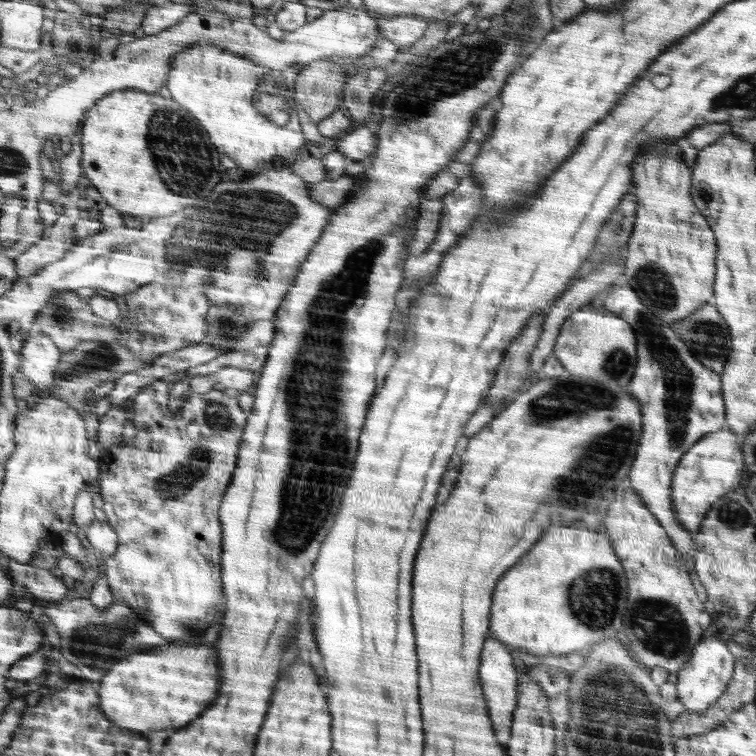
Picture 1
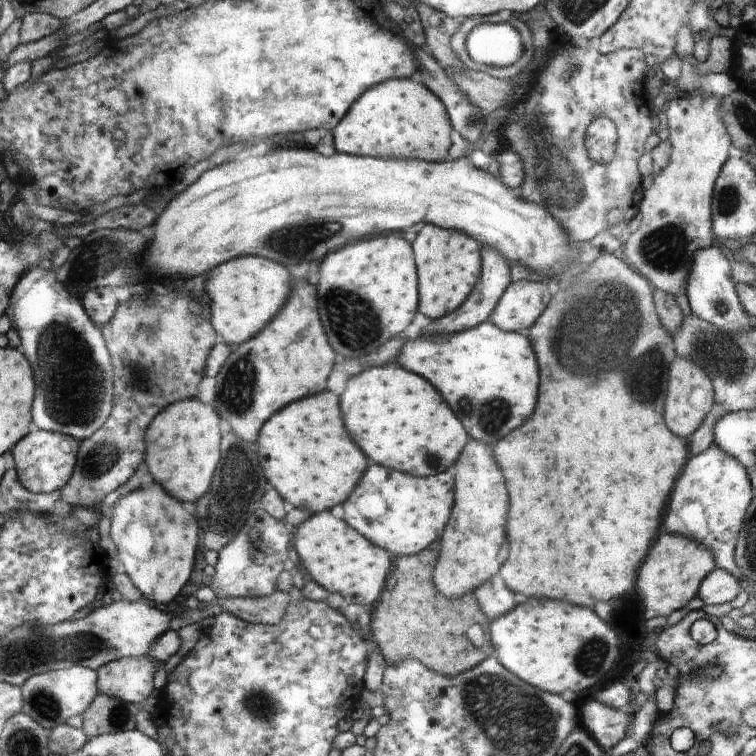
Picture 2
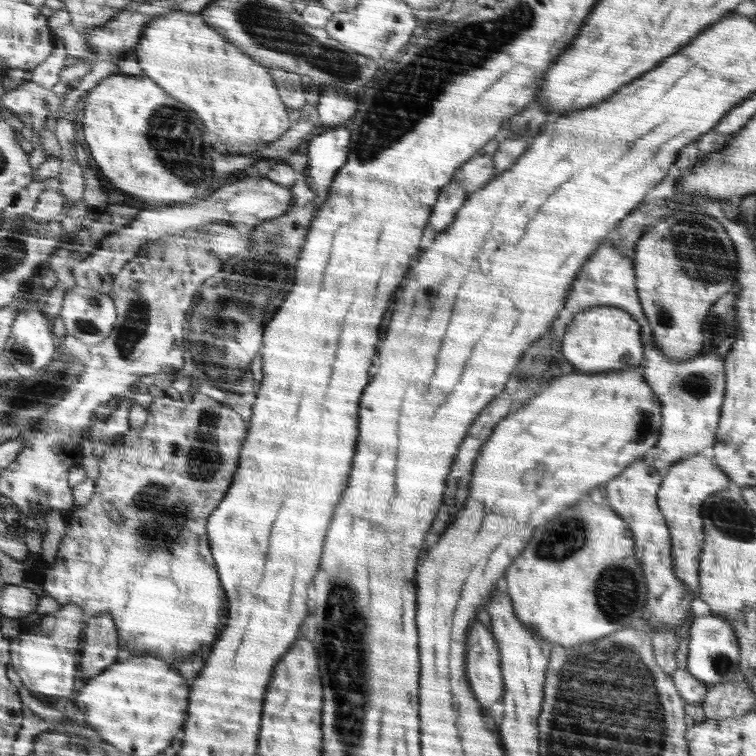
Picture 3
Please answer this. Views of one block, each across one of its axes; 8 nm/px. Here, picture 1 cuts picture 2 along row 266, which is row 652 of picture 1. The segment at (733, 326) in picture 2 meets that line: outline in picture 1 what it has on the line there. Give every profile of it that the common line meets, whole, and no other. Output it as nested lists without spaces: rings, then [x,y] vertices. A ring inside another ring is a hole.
[[[708,635],[695,646],[690,660],[682,669],[677,670],[677,693],[678,700],[685,706],[686,711],[699,713],[710,709],[732,681],[736,659],[726,648],[726,644],[719,637]]]

